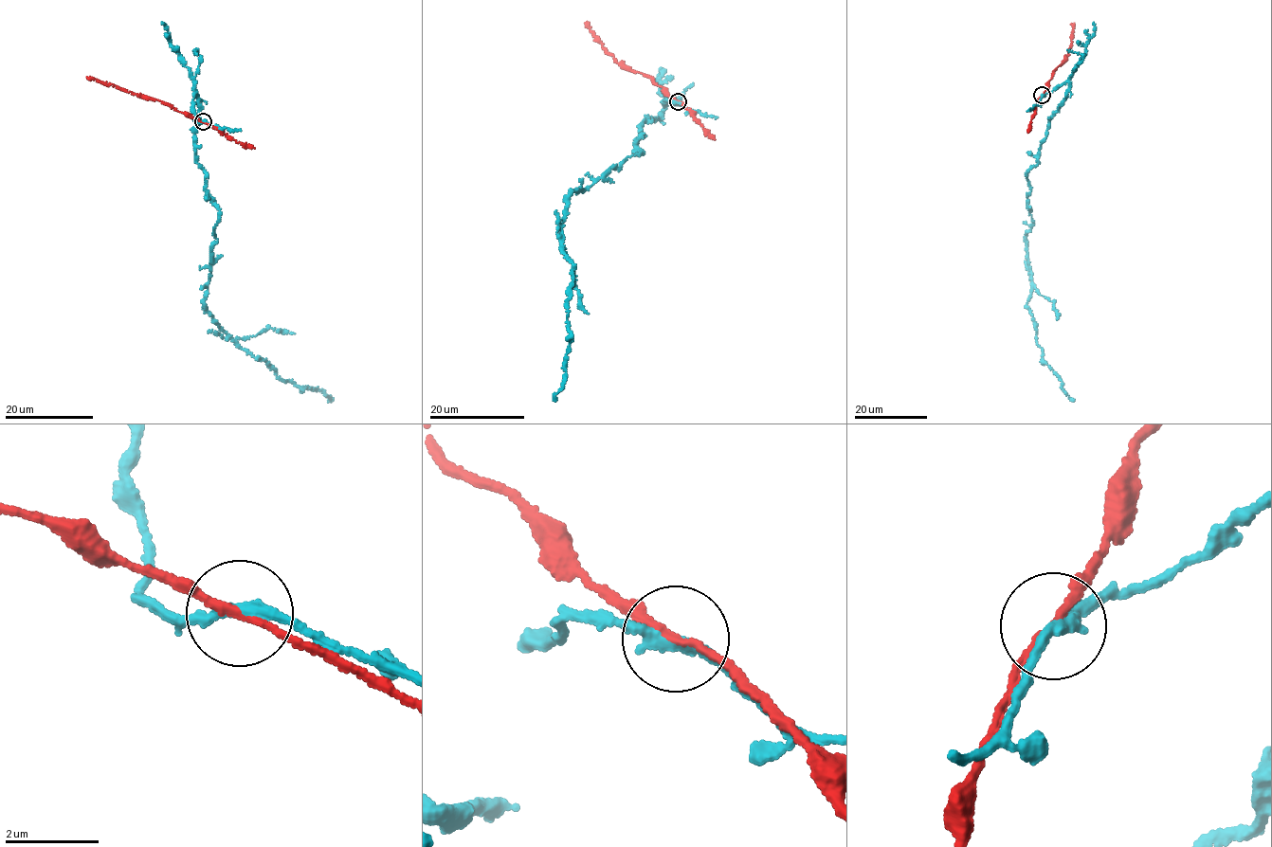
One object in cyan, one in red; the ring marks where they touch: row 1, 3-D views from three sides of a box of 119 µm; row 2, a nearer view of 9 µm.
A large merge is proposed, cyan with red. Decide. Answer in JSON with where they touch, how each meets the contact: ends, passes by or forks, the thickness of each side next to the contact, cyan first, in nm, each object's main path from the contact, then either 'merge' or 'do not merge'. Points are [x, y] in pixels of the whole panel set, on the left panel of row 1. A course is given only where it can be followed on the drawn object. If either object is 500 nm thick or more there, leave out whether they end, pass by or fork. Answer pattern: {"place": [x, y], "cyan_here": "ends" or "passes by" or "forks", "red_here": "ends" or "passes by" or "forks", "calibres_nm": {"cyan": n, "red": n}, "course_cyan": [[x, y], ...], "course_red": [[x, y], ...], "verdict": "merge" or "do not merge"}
{"place": [203, 121], "cyan_here": "passes by", "red_here": "passes by", "calibres_nm": {"cyan": 260, "red": 140}, "course_cyan": [[203, 121], [194, 119], [193, 90], [196, 160], [218, 207], [204, 310], [276, 376], [333, 400]], "course_red": [[203, 121], [173, 109], [169, 103], [87, 78]], "verdict": "do not merge"}

